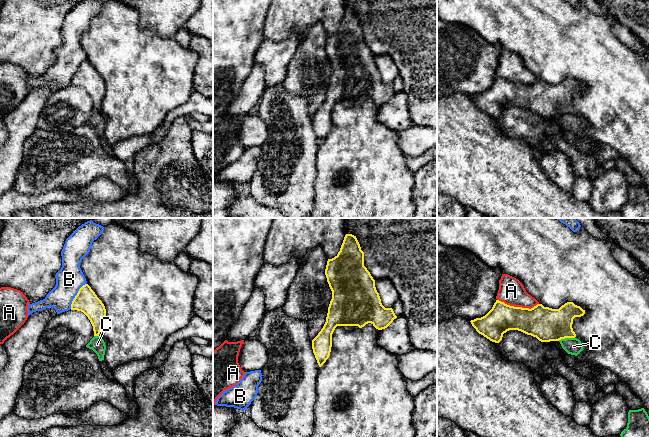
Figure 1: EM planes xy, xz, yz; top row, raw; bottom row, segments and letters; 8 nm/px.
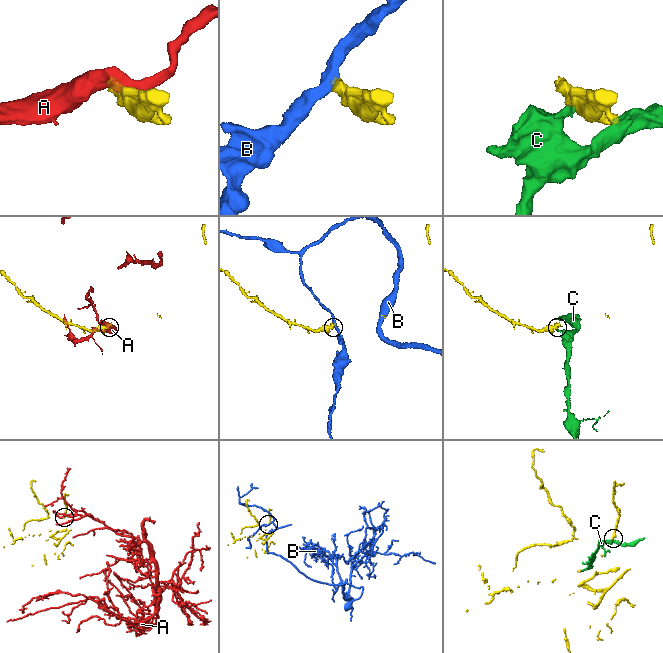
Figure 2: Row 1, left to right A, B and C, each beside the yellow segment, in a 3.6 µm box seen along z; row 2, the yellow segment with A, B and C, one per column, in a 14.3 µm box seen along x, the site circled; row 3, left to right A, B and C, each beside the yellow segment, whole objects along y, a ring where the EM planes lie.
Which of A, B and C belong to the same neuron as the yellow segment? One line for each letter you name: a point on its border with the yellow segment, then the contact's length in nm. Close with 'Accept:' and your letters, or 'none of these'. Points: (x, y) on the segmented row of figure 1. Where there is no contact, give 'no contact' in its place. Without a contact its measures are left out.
Accept: none of these

